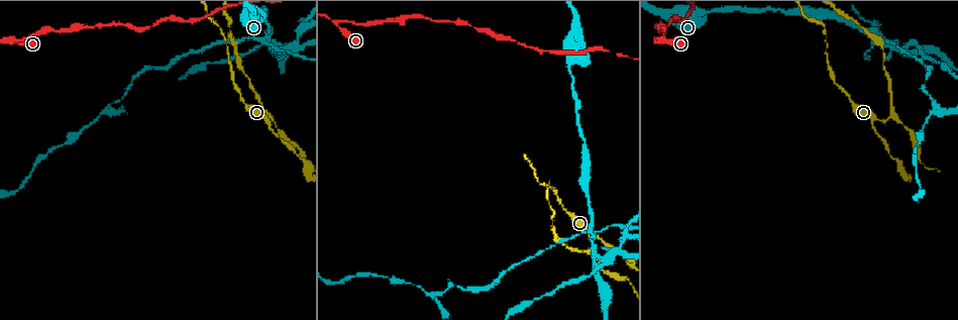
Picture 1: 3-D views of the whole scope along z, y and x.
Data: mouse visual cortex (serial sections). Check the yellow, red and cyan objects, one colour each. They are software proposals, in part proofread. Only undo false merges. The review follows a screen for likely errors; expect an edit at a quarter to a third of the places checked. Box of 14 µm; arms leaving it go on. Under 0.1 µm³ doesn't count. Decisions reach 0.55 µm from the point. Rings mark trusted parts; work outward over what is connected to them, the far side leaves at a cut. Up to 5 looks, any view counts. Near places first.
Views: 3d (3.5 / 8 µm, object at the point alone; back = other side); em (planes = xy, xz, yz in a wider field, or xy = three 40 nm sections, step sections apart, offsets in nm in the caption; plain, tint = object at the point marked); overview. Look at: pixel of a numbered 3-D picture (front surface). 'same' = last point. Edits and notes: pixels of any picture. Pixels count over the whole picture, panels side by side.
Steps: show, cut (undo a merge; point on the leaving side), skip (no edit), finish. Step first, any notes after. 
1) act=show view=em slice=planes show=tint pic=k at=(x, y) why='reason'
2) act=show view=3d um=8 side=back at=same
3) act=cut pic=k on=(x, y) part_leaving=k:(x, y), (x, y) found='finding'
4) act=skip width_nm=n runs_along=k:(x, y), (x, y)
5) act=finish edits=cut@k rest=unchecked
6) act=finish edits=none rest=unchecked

act=show view=3d um=3.5 pic=1 at=(270, 116) why='sharp bend'

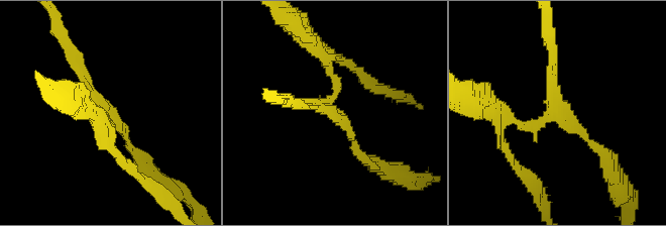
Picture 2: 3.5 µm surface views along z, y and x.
act=show view=em slice=xy step=5 show=tint pic=2 at=(325, 103) arms=3 arm_widths_nm=150,150,200 why='need the tissue'

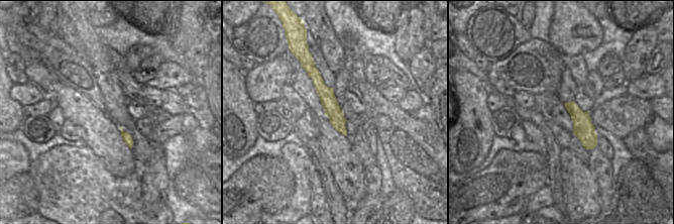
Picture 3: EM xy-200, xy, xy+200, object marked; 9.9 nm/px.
act=show view=em slice=xy step=3 show=tint at=same

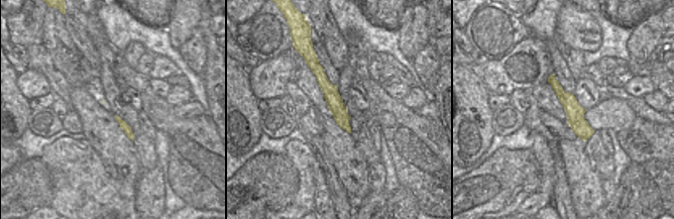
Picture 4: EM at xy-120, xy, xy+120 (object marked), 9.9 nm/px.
act=cut pic=2 on=(109, 108) part_leaving=2:(524, 125), (554, 107), (554, 64) found='a second cell is stuck on'

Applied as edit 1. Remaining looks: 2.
act=show view=3d um=3.5 pic=1 at=(589, 231) why='a narrow waist'

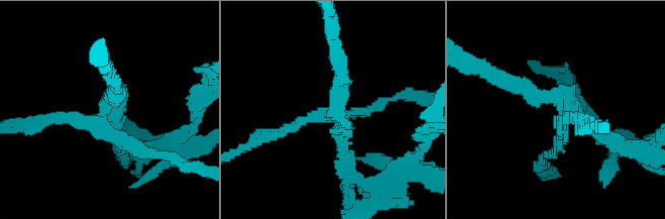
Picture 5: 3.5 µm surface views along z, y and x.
act=show view=em slice=xy step=3 show=tint pic=5 at=(560, 101) arms=4 arm_widths_nm=150,150,200,250 why='now the EM'

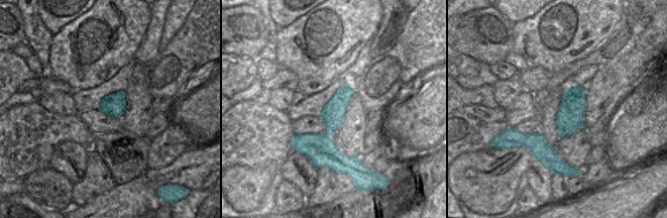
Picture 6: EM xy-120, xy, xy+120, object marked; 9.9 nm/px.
act=cut pic=5 on=(292, 127) part_leaving=5:(323, 114), (248, 144) found='two cells meet here'

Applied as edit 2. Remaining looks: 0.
act=finish edits=cut@2,cut@5 rest=unchecked

